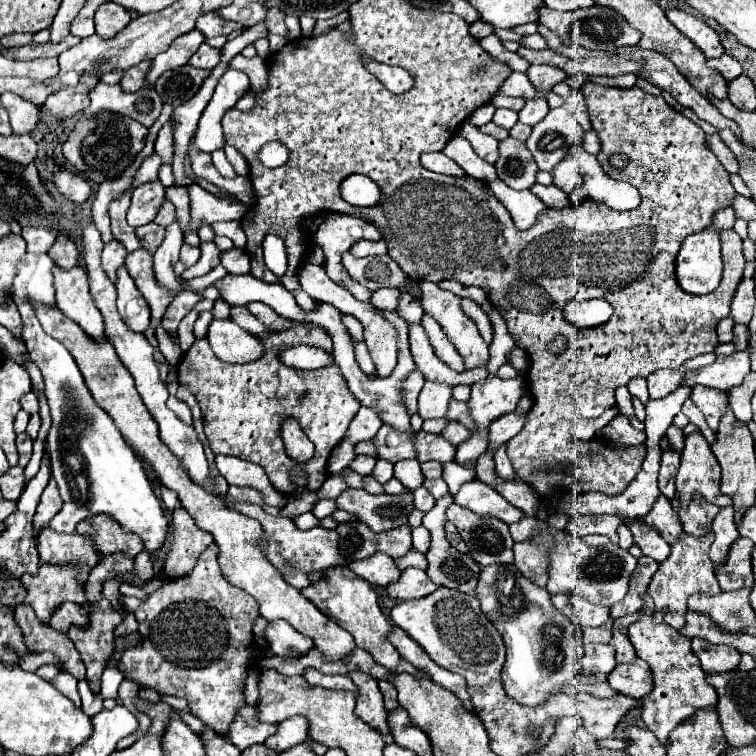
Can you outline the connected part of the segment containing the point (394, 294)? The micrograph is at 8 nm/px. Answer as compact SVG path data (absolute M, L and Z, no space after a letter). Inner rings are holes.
M381 287L377 291L373 291L371 295L371 303L379 309L387 309L387 311L395 311L397 309L397 301L399 301L399 289L393 287Z

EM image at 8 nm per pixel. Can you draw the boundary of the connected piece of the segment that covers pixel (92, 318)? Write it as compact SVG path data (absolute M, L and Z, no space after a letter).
M53 267L55 277L55 301L57 307L93 339L101 341L103 337L103 317L93 303L87 283L87 271L83 267L61 269Z

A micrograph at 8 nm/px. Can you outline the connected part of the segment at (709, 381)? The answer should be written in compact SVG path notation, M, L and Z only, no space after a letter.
M739 351L729 357L717 357L713 365L689 371L683 385L705 385L713 389L731 389L737 383L743 383L745 375L751 371L749 351Z

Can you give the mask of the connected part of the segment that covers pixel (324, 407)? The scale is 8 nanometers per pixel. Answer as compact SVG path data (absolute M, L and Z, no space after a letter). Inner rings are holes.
M231 307L231 321L261 337L265 345L265 355L259 361L247 365L223 363L213 355L207 339L197 339L177 367L179 383L189 387L189 391L199 401L211 451L215 455L233 455L261 465L273 487L283 495L295 491L295 485L289 479L289 467L301 467L309 477L307 487L317 491L327 479L327 461L333 447L343 439L353 415L359 411L361 405L347 389L337 365L317 371L297 371L279 361L279 351L289 345L313 345L331 353L333 343L327 331L311 323L299 323L289 331L273 333L267 331L257 321L257 317L249 313L247 307ZM289 417L301 423L301 429L315 445L313 459L305 463L297 463L285 453L279 427L283 419Z

